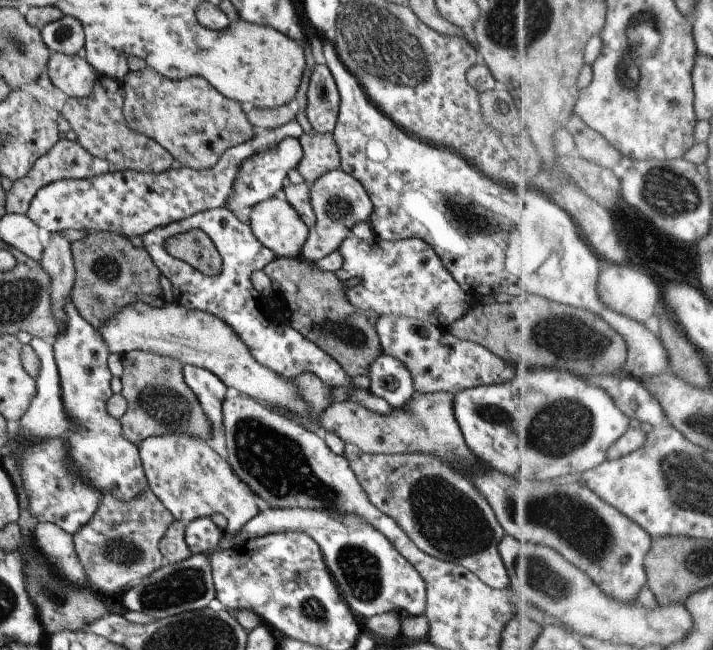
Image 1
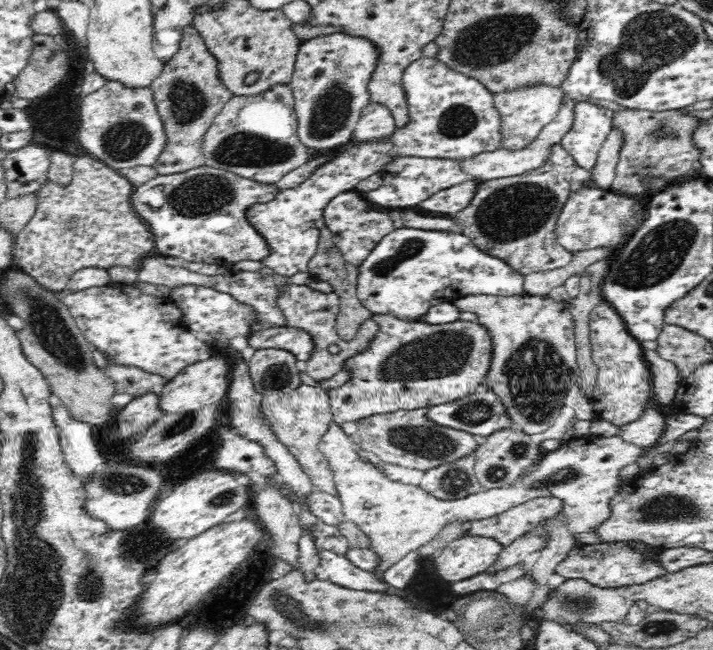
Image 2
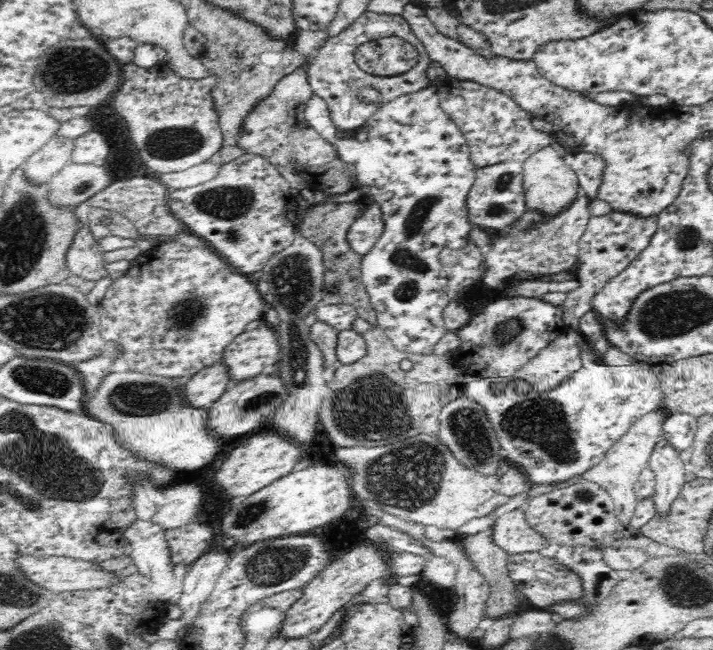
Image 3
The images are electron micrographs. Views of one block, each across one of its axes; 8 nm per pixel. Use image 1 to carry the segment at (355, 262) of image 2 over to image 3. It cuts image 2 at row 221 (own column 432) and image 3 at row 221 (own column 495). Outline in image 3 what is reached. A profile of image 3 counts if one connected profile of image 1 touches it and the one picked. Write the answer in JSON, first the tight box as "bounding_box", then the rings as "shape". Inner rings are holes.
{"bounding_box":[348,202,385,255],"shape":[[[374,202],[370,204],[370,208],[362,211],[356,222],[350,226],[348,236],[352,249],[361,255],[368,254],[374,244],[378,242],[378,238],[384,232],[385,224],[382,218],[381,208],[378,208]]]}

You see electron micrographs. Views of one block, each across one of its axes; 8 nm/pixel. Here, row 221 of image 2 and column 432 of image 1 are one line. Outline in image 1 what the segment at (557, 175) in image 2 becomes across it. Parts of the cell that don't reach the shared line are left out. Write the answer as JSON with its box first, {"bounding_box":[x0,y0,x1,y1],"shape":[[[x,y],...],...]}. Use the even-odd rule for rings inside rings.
{"bounding_box":[343,445,509,588],"shape":[[[345,445],[343,457],[367,500],[389,516],[421,552],[463,566],[491,588],[508,586],[509,578],[497,552],[503,528],[465,474],[430,454],[367,454],[357,446]]]}

